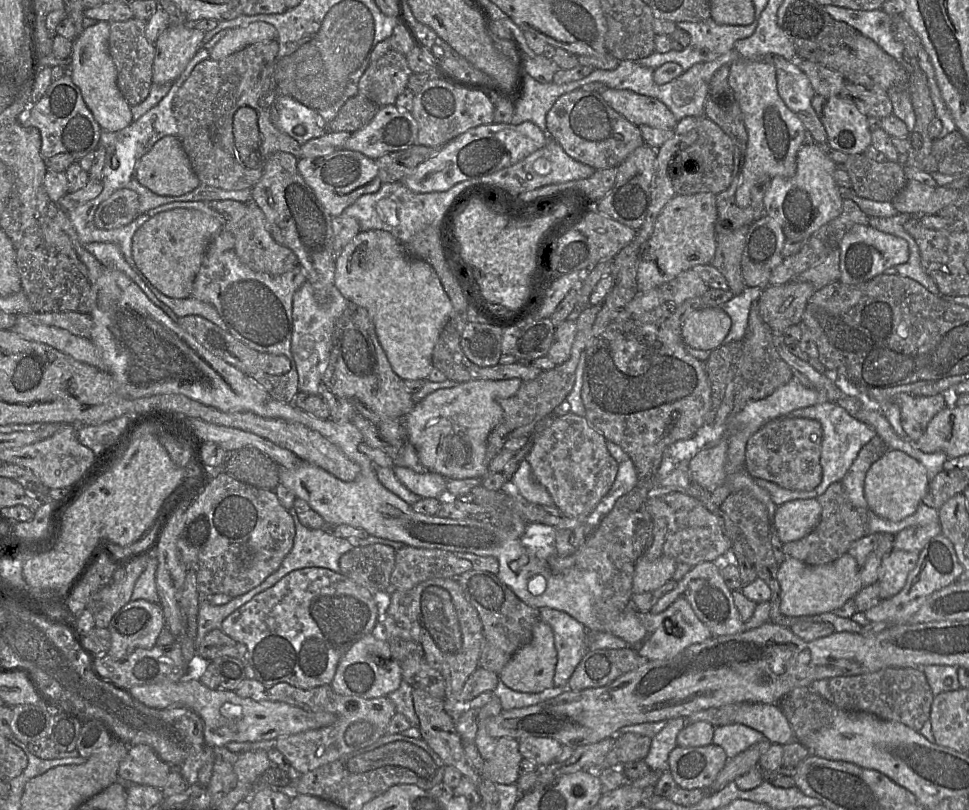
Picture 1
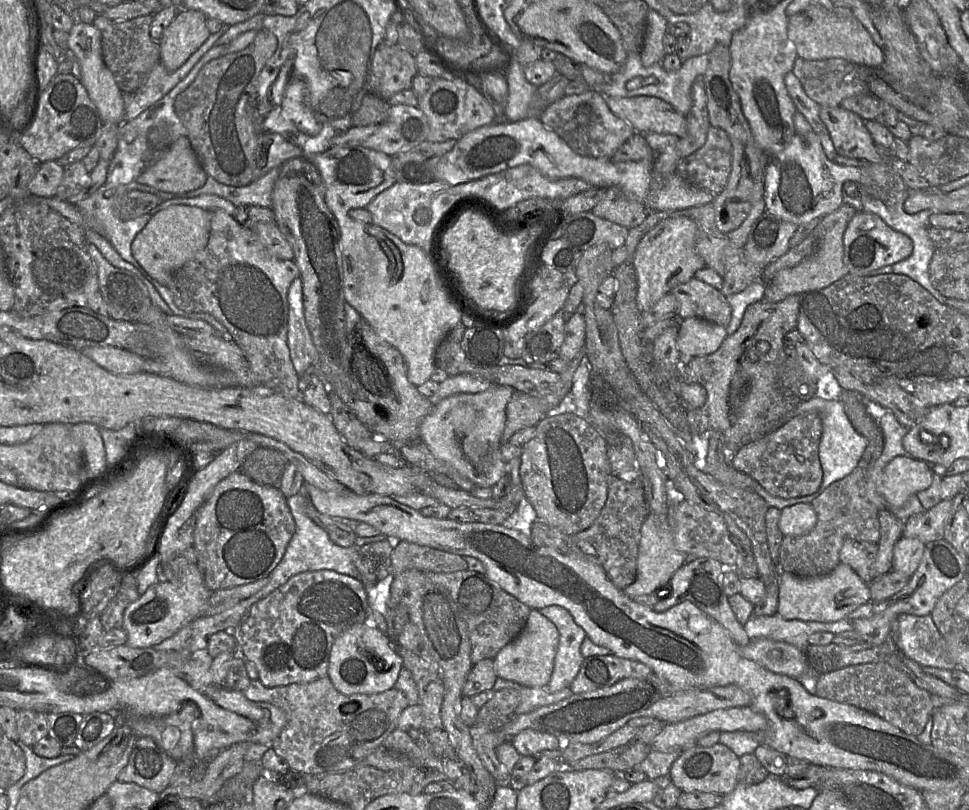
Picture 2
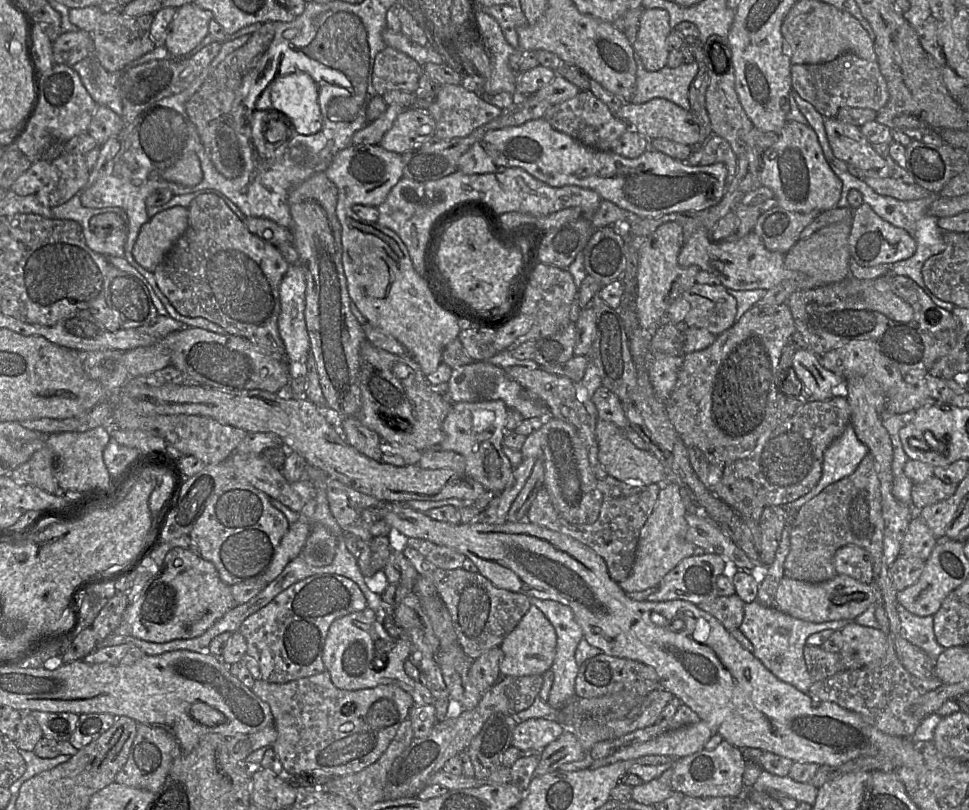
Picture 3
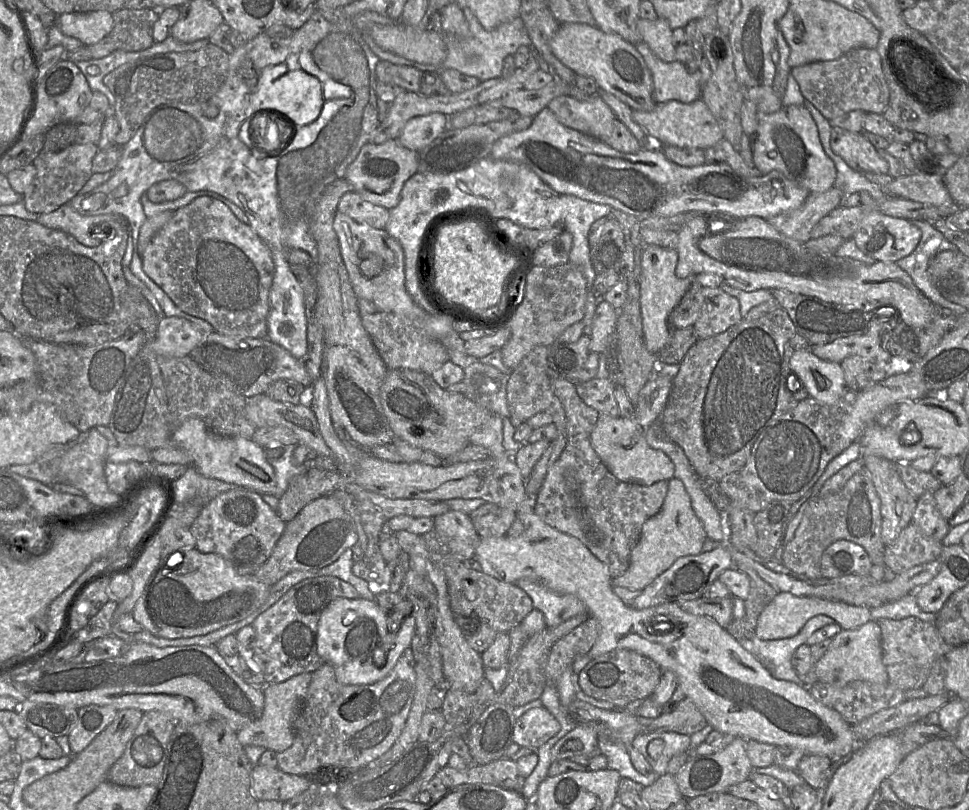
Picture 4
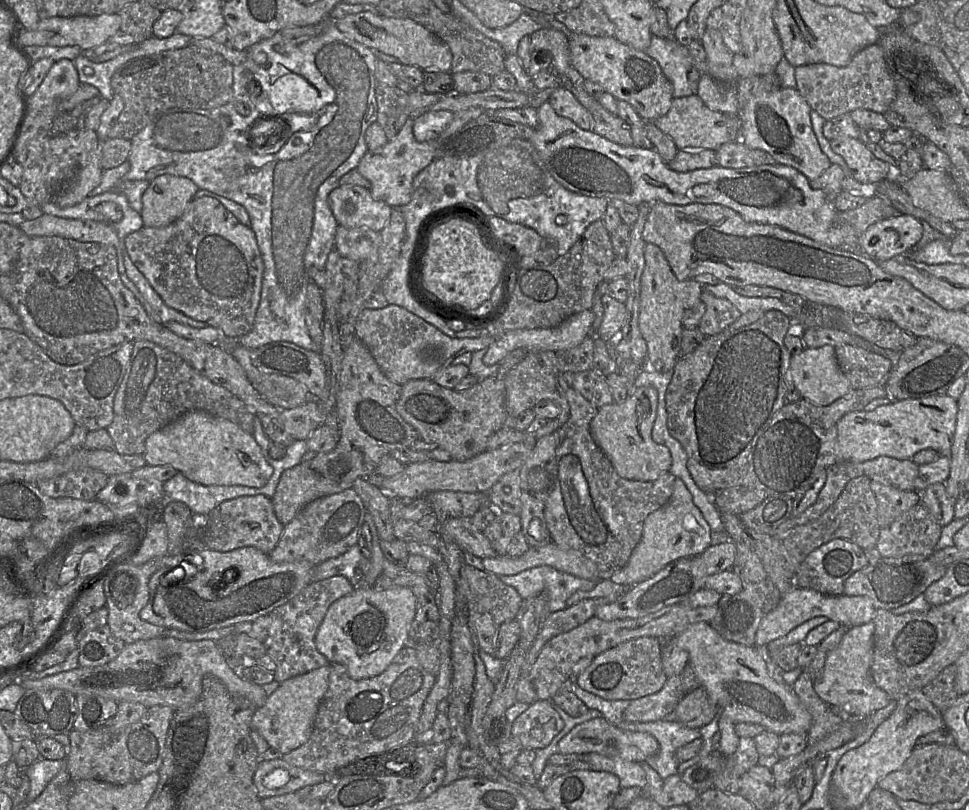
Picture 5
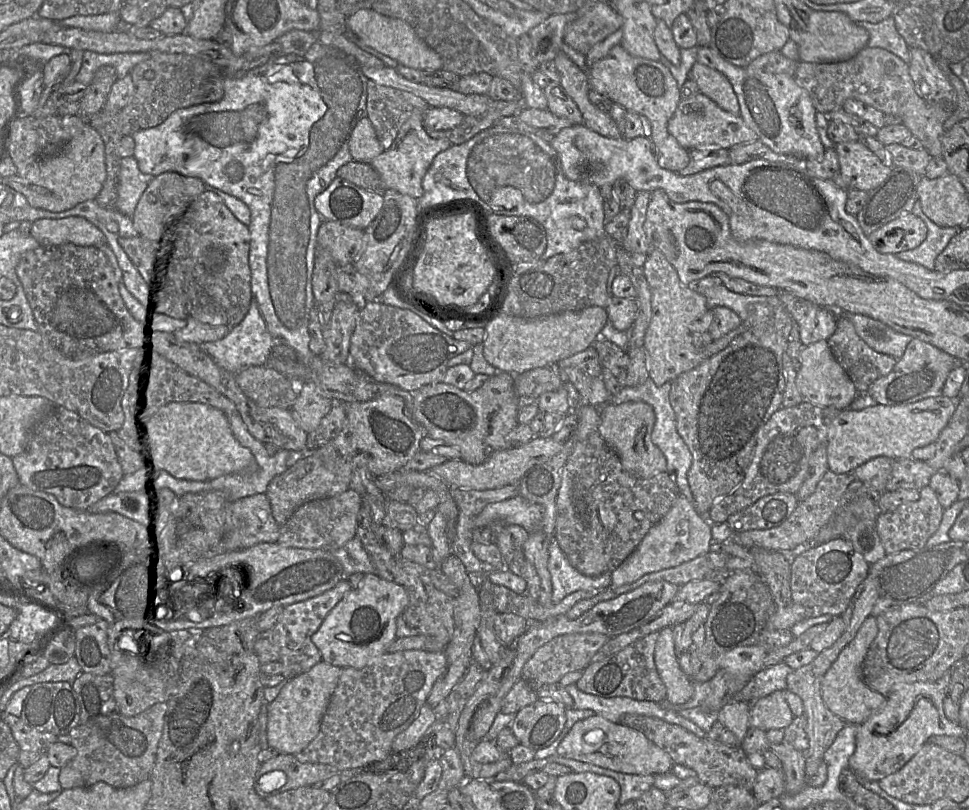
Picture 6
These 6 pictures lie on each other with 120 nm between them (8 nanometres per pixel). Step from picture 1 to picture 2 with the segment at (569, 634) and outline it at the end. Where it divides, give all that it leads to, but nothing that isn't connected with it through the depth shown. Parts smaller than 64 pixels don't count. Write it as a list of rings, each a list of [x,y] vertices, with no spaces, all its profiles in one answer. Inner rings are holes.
[[[551,605],[539,610],[559,631],[559,644],[552,675],[548,684],[542,687],[549,693],[555,693],[569,688],[577,676],[585,659],[581,654],[581,645],[587,634],[565,608]]]

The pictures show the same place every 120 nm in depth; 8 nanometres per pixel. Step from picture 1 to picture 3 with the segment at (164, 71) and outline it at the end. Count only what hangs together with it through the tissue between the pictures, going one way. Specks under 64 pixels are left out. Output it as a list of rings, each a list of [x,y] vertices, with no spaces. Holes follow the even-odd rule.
[[[195,3],[177,8],[166,30],[164,46],[176,57],[188,53],[209,34],[211,19],[212,12]]]

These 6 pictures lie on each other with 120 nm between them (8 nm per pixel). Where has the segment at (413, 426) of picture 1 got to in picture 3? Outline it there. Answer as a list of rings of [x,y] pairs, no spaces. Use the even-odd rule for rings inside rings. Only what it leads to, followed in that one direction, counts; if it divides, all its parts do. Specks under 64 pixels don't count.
[[[502,400],[458,402],[452,405],[443,425],[444,438],[439,448],[464,456],[465,472],[487,490],[502,492],[512,478],[514,468],[503,451],[508,408]]]

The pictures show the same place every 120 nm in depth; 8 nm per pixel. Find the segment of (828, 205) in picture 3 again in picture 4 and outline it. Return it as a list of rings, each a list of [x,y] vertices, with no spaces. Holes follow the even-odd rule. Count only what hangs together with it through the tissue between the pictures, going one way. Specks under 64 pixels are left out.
[[[804,104],[783,106],[774,113],[760,116],[753,160],[762,175],[779,171],[797,187],[810,193],[825,192],[835,186],[835,164],[824,152],[817,125]]]

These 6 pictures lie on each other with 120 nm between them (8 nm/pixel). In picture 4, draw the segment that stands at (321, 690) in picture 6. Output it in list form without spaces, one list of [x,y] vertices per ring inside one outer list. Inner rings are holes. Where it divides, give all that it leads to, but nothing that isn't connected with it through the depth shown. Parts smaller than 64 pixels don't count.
[[[302,673],[288,680],[266,684],[264,687],[264,710],[262,716],[237,731],[237,738],[244,746],[262,746],[266,749],[283,752],[291,747],[294,740],[293,721],[307,693],[312,673]]]

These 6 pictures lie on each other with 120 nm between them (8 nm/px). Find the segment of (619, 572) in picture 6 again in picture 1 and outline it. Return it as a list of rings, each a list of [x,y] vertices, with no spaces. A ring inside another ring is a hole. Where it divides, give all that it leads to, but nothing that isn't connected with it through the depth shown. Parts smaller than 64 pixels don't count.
[[[643,553],[635,563],[633,594],[656,590],[667,581],[673,580],[677,564],[674,559],[665,555],[649,560]]]

